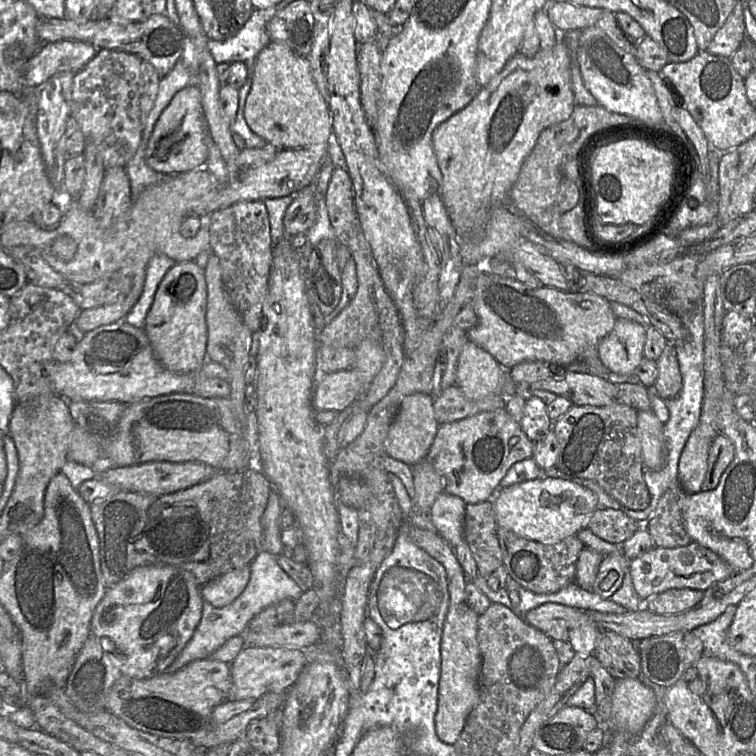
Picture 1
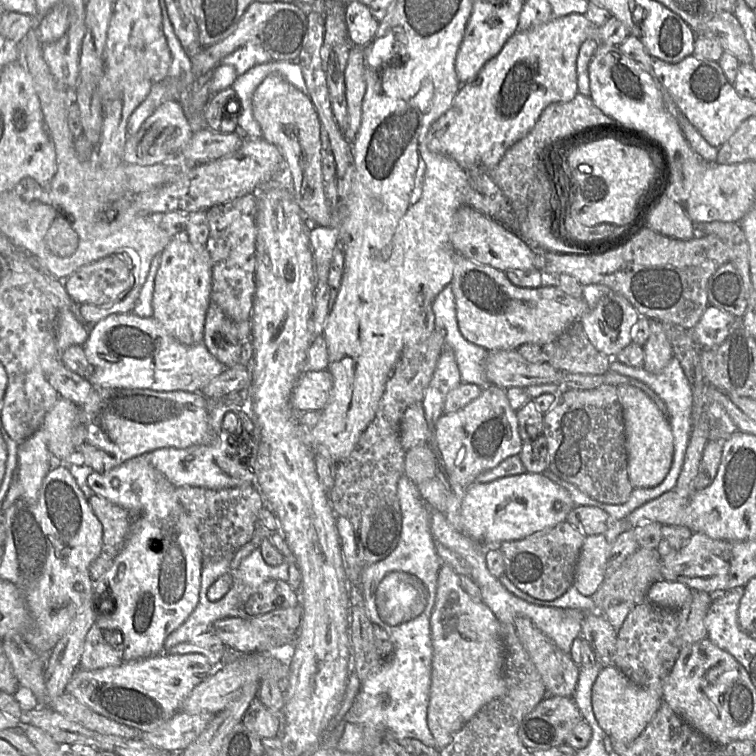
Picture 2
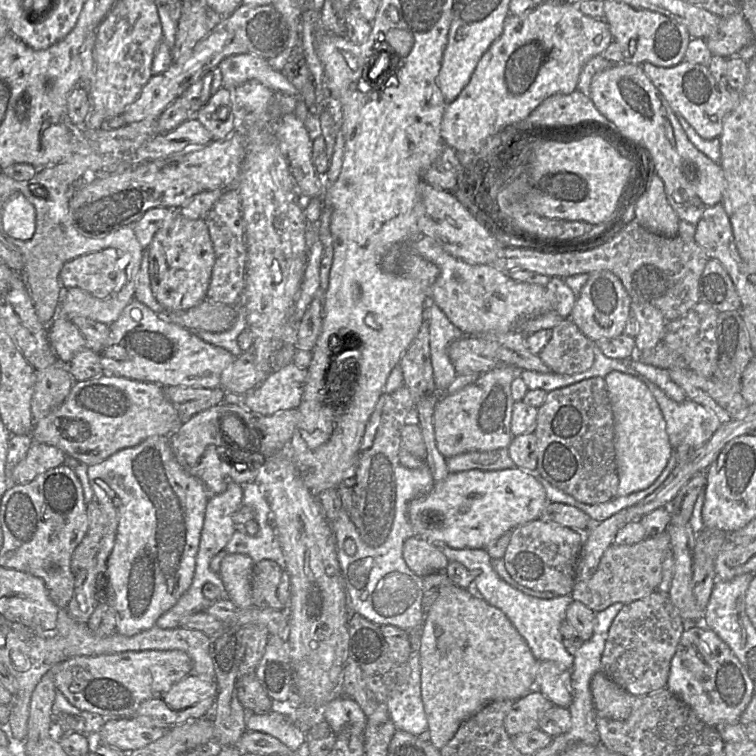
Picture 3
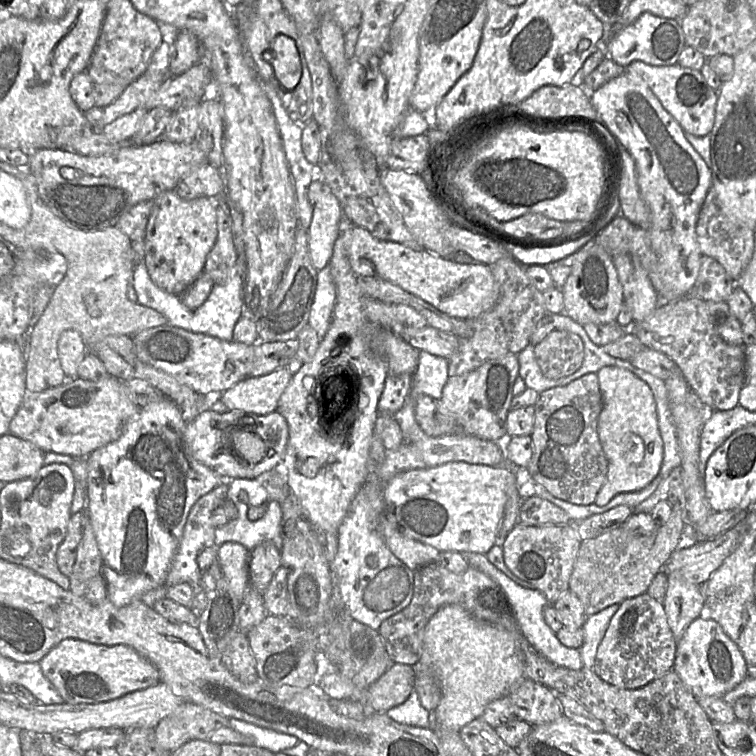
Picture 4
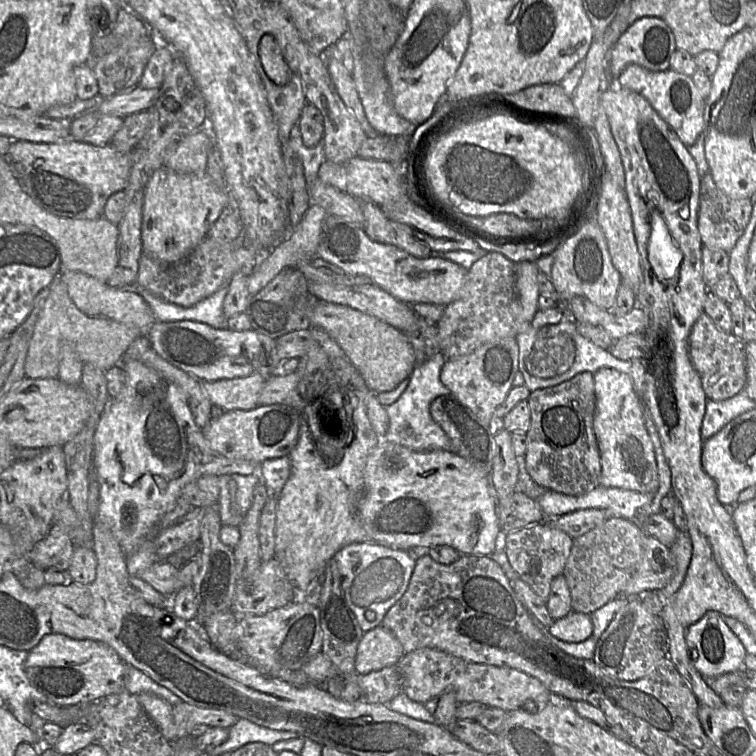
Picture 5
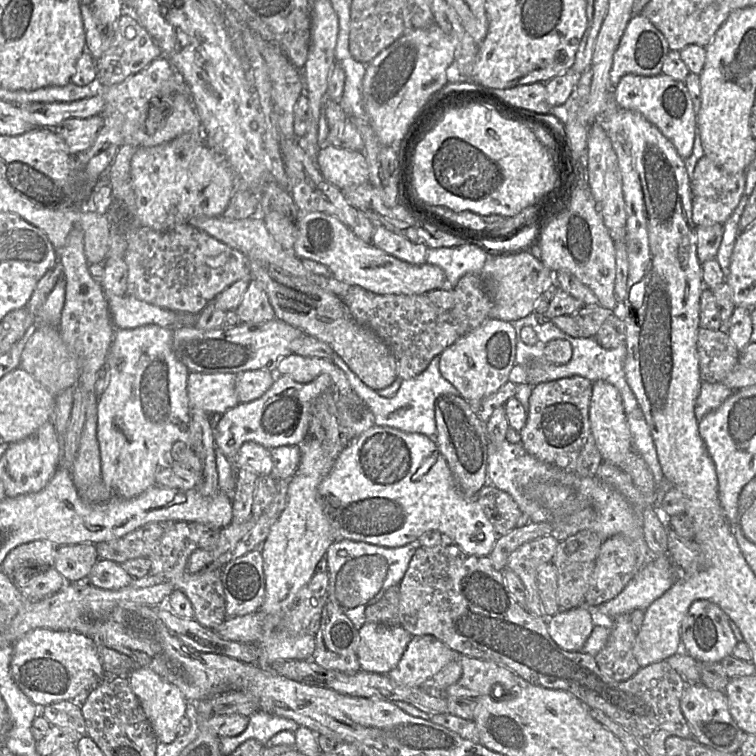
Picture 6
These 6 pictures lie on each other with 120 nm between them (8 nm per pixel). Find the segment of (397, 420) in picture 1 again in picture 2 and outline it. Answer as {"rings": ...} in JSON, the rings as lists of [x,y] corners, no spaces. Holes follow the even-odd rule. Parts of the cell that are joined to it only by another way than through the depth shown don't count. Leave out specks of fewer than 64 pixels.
{"rings":[[[422,402],[410,405],[404,412],[400,424],[400,440],[405,451],[420,445],[429,444],[431,430],[427,424]]]}

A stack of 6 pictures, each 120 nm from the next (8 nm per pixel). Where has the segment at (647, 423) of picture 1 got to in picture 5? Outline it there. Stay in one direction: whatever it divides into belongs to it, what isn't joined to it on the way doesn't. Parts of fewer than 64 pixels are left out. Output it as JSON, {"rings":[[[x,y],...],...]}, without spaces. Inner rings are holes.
{"rings":[[[610,368],[593,374],[595,413],[593,432],[597,441],[601,475],[599,485],[634,490],[652,496],[659,489],[653,443],[645,427],[643,404],[629,376]]]}

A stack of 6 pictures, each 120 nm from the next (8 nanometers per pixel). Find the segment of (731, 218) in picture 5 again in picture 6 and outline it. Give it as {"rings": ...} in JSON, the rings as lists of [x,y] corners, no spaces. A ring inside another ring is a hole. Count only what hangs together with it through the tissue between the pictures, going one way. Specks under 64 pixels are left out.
{"rings":[[[708,156],[697,162],[691,180],[692,219],[695,226],[724,224],[738,206],[745,189],[746,173],[728,173]]]}

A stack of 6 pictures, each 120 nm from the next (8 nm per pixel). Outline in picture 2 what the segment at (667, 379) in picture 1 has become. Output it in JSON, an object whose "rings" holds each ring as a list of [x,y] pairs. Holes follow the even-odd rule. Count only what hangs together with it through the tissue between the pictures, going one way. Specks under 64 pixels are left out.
{"rings":[[[649,319],[650,334],[642,346],[644,351],[644,368],[653,374],[660,373],[674,357],[671,344],[663,330],[662,323]]]}

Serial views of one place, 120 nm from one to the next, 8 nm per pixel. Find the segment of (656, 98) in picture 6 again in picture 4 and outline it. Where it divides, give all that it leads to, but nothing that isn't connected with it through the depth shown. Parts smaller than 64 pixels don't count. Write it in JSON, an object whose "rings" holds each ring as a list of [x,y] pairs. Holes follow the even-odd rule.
{"rings":[[[633,61],[625,67],[625,71],[637,75],[646,83],[684,132],[705,136],[712,131],[718,90],[712,89],[707,84],[700,70],[682,67],[678,63],[670,66],[652,66],[642,61]]]}

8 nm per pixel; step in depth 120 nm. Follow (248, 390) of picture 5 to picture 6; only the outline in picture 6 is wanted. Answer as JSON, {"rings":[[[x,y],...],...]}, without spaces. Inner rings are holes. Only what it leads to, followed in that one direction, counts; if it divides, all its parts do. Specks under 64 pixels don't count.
{"rings":[[[190,372],[187,394],[191,409],[201,409],[209,413],[225,413],[240,402],[236,392],[234,373]]]}

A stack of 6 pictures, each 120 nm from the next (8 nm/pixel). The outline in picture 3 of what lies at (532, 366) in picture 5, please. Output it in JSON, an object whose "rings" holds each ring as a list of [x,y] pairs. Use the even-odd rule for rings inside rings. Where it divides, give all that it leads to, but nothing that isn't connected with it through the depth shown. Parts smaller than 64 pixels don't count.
{"rings":[[[564,318],[552,329],[552,337],[538,357],[553,373],[574,375],[591,368],[594,350],[591,340],[570,318]]]}

